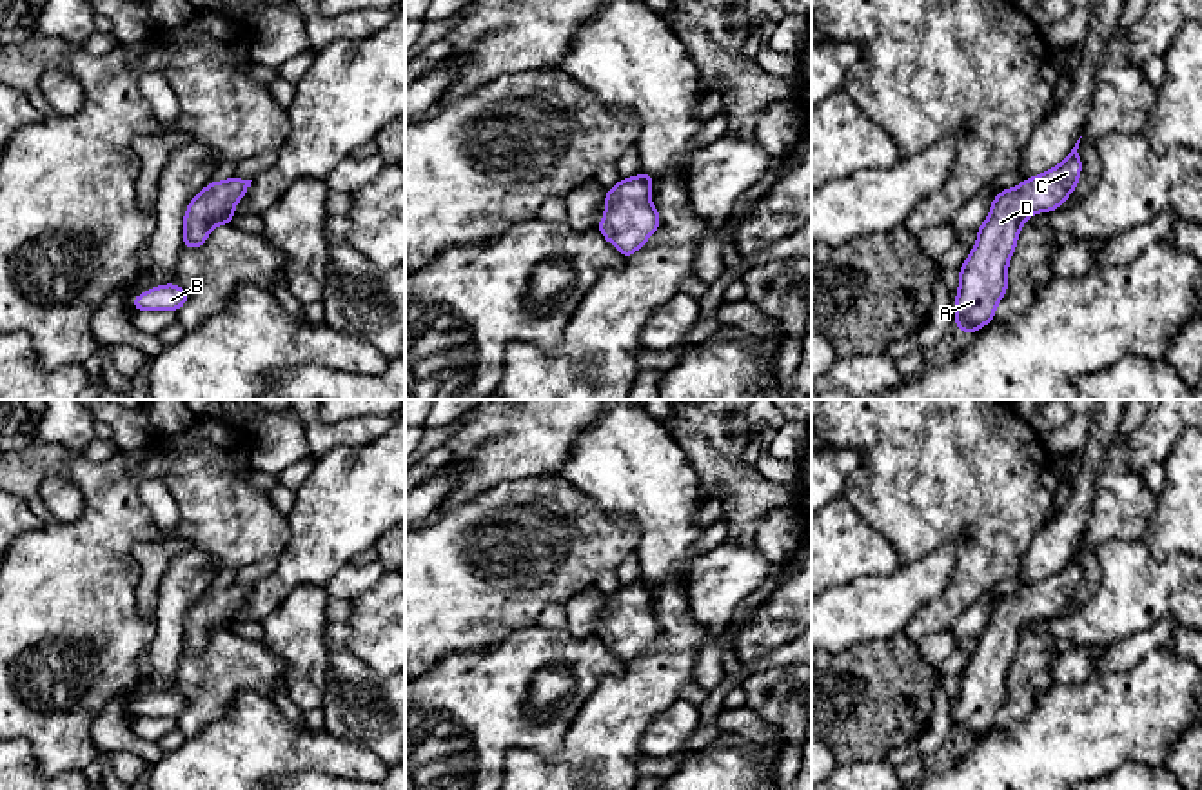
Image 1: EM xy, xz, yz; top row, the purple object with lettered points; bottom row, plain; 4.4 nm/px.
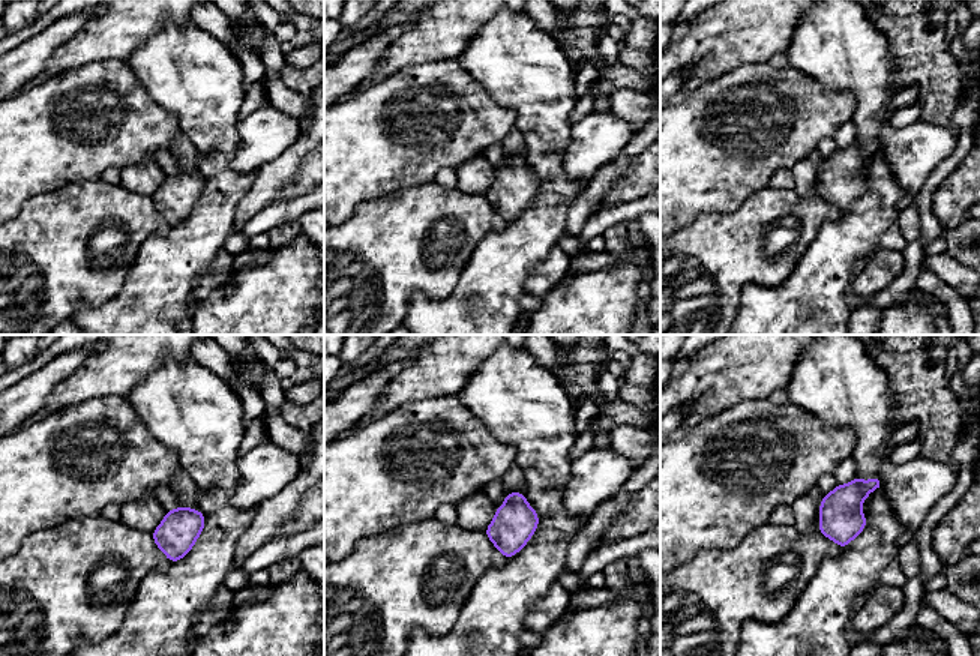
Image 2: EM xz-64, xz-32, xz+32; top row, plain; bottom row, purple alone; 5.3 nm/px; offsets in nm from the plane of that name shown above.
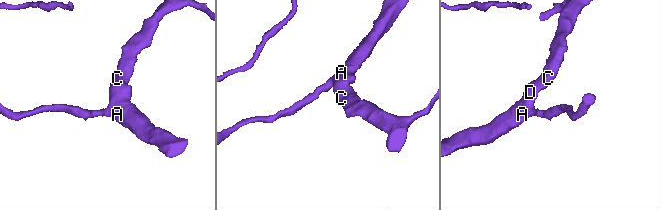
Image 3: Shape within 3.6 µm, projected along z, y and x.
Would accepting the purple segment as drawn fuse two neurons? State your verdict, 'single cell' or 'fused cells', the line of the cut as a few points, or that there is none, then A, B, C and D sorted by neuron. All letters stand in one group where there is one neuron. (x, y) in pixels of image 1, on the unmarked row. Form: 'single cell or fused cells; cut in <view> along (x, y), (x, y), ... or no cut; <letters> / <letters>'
single cell; no cut; A B C D

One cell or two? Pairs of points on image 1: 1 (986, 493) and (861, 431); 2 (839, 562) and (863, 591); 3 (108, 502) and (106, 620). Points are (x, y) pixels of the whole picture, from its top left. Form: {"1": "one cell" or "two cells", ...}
{"1": "one cell", "2": "two cells", "3": "one cell"}

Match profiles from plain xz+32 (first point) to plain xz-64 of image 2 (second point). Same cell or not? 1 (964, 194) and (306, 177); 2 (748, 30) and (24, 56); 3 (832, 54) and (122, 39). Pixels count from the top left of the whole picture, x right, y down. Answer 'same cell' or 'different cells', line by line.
1: same cell
2: different cells
3: different cells

